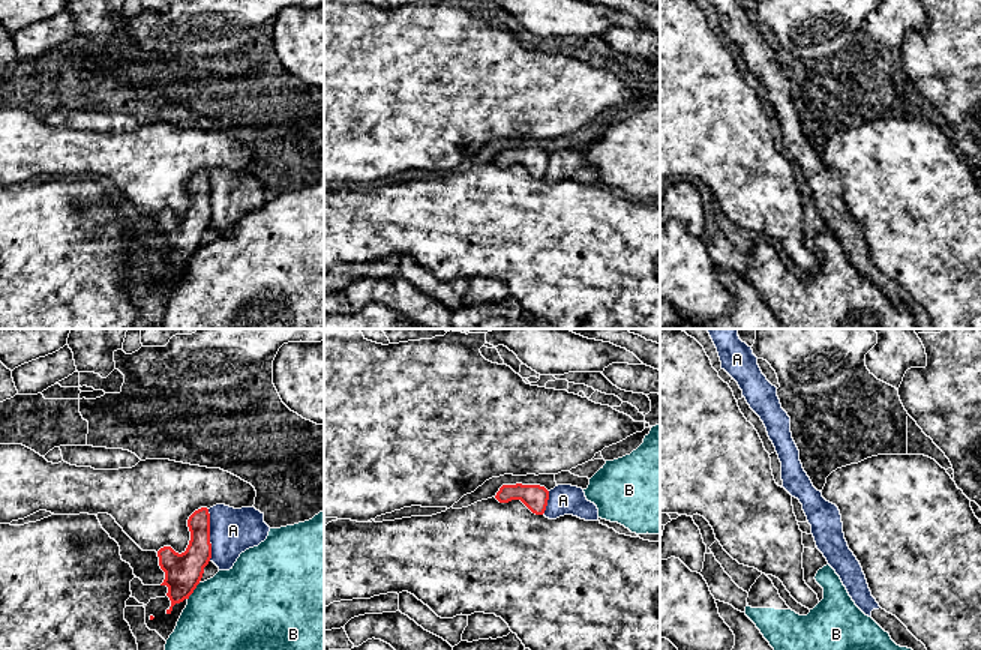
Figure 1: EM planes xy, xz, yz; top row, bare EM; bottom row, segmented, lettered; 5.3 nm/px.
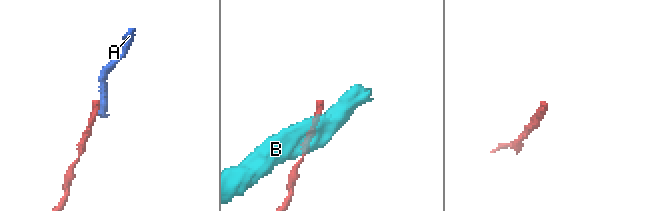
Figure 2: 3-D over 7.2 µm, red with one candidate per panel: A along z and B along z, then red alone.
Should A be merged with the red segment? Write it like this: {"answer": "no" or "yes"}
{"answer": "no"}

